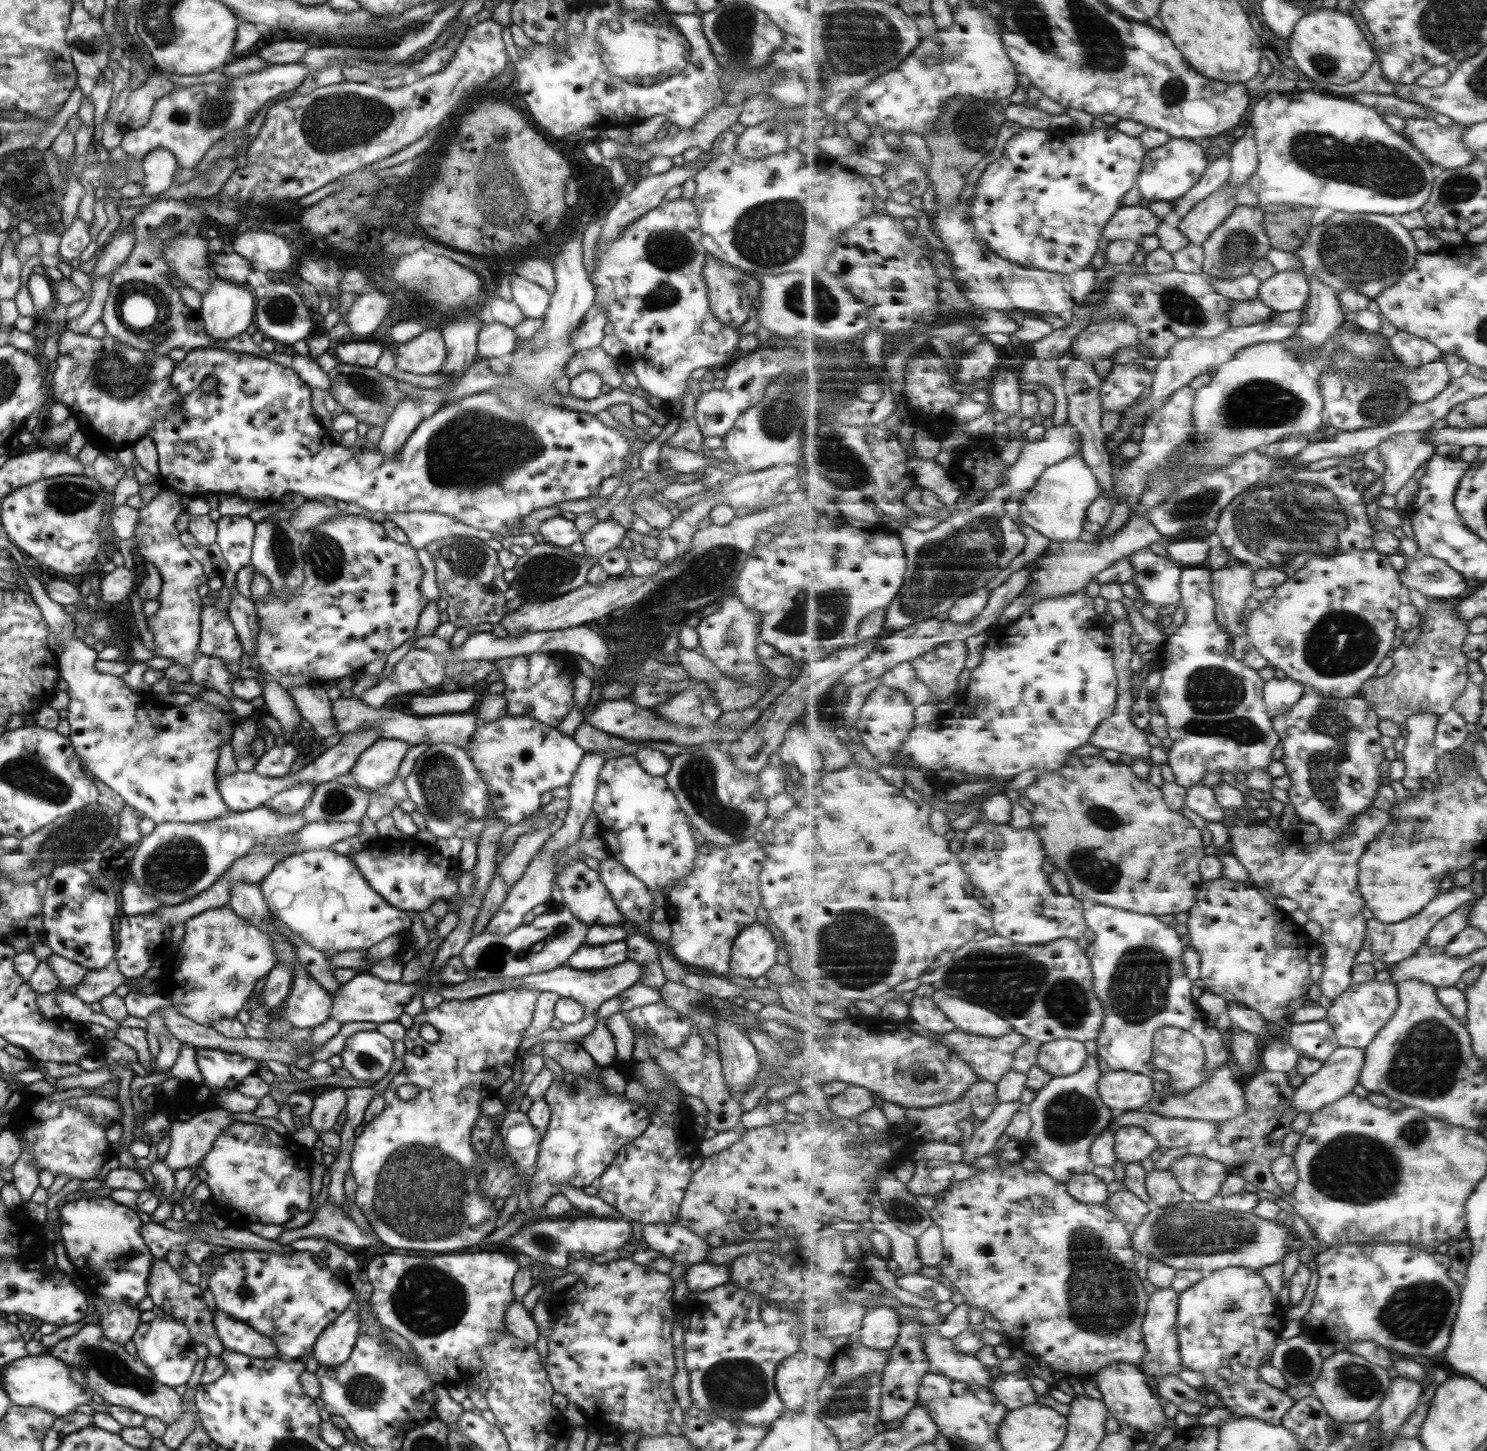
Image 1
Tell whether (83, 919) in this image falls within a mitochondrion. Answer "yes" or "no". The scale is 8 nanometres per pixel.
no

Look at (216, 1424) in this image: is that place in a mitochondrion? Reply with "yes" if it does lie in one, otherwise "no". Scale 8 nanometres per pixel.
no

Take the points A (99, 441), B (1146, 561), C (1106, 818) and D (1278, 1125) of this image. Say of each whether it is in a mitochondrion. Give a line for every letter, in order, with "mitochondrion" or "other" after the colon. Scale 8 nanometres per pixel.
A: other
B: other
C: mitochondrion
D: other

